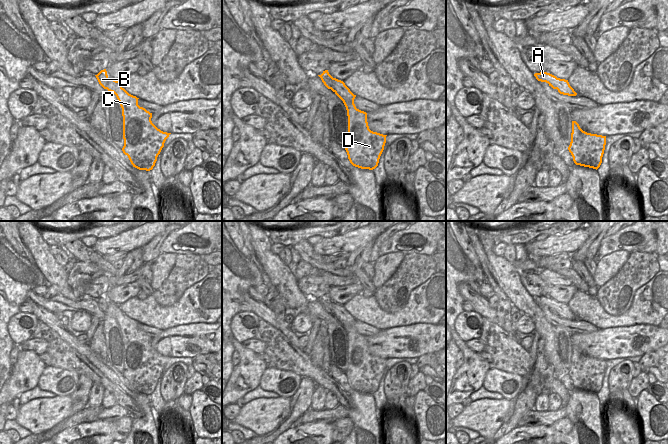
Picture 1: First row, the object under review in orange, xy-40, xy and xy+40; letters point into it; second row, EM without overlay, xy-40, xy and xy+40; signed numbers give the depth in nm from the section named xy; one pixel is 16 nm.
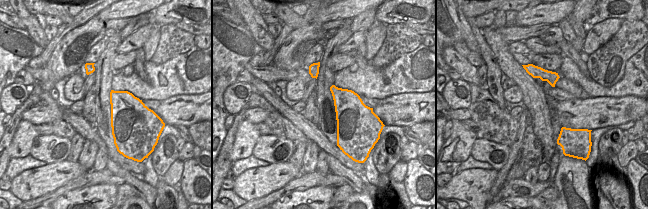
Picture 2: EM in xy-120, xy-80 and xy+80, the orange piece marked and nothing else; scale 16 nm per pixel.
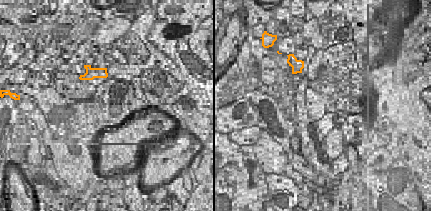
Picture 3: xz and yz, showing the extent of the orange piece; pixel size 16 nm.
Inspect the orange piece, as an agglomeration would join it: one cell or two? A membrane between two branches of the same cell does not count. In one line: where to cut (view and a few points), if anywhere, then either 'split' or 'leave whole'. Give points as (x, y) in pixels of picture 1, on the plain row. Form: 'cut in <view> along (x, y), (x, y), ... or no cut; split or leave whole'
cut in xy-40 along (109, 302), (105, 312); split

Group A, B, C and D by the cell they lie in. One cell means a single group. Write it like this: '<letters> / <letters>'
A C D / B

